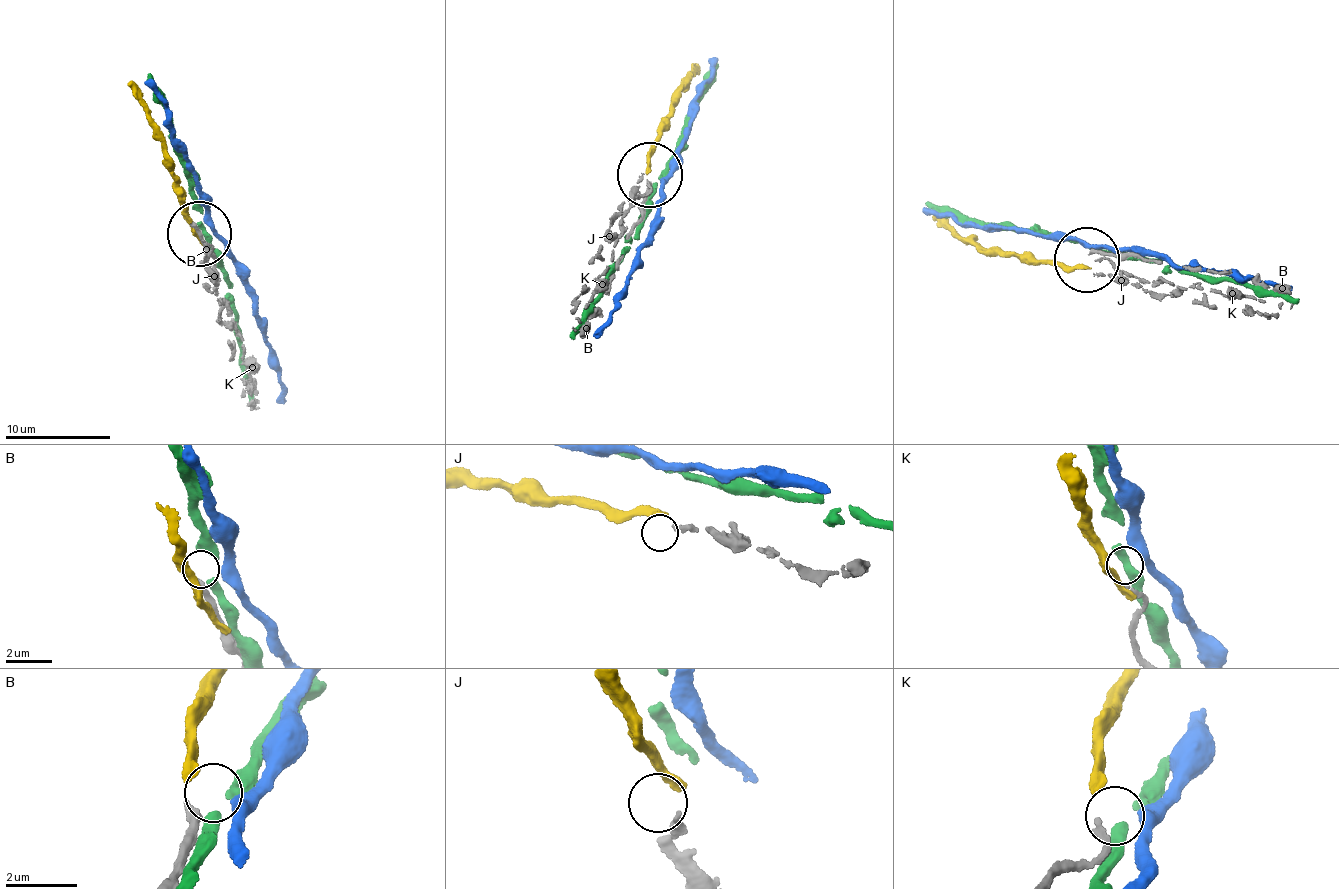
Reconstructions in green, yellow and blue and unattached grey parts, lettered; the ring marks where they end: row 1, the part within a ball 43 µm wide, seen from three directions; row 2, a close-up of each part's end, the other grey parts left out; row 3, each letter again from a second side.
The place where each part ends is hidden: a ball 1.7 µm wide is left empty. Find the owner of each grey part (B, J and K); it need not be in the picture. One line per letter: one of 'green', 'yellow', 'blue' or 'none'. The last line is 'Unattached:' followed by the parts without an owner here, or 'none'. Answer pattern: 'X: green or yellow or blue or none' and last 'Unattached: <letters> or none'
B: none
J: none
K: none
Unattached: B, J, K

